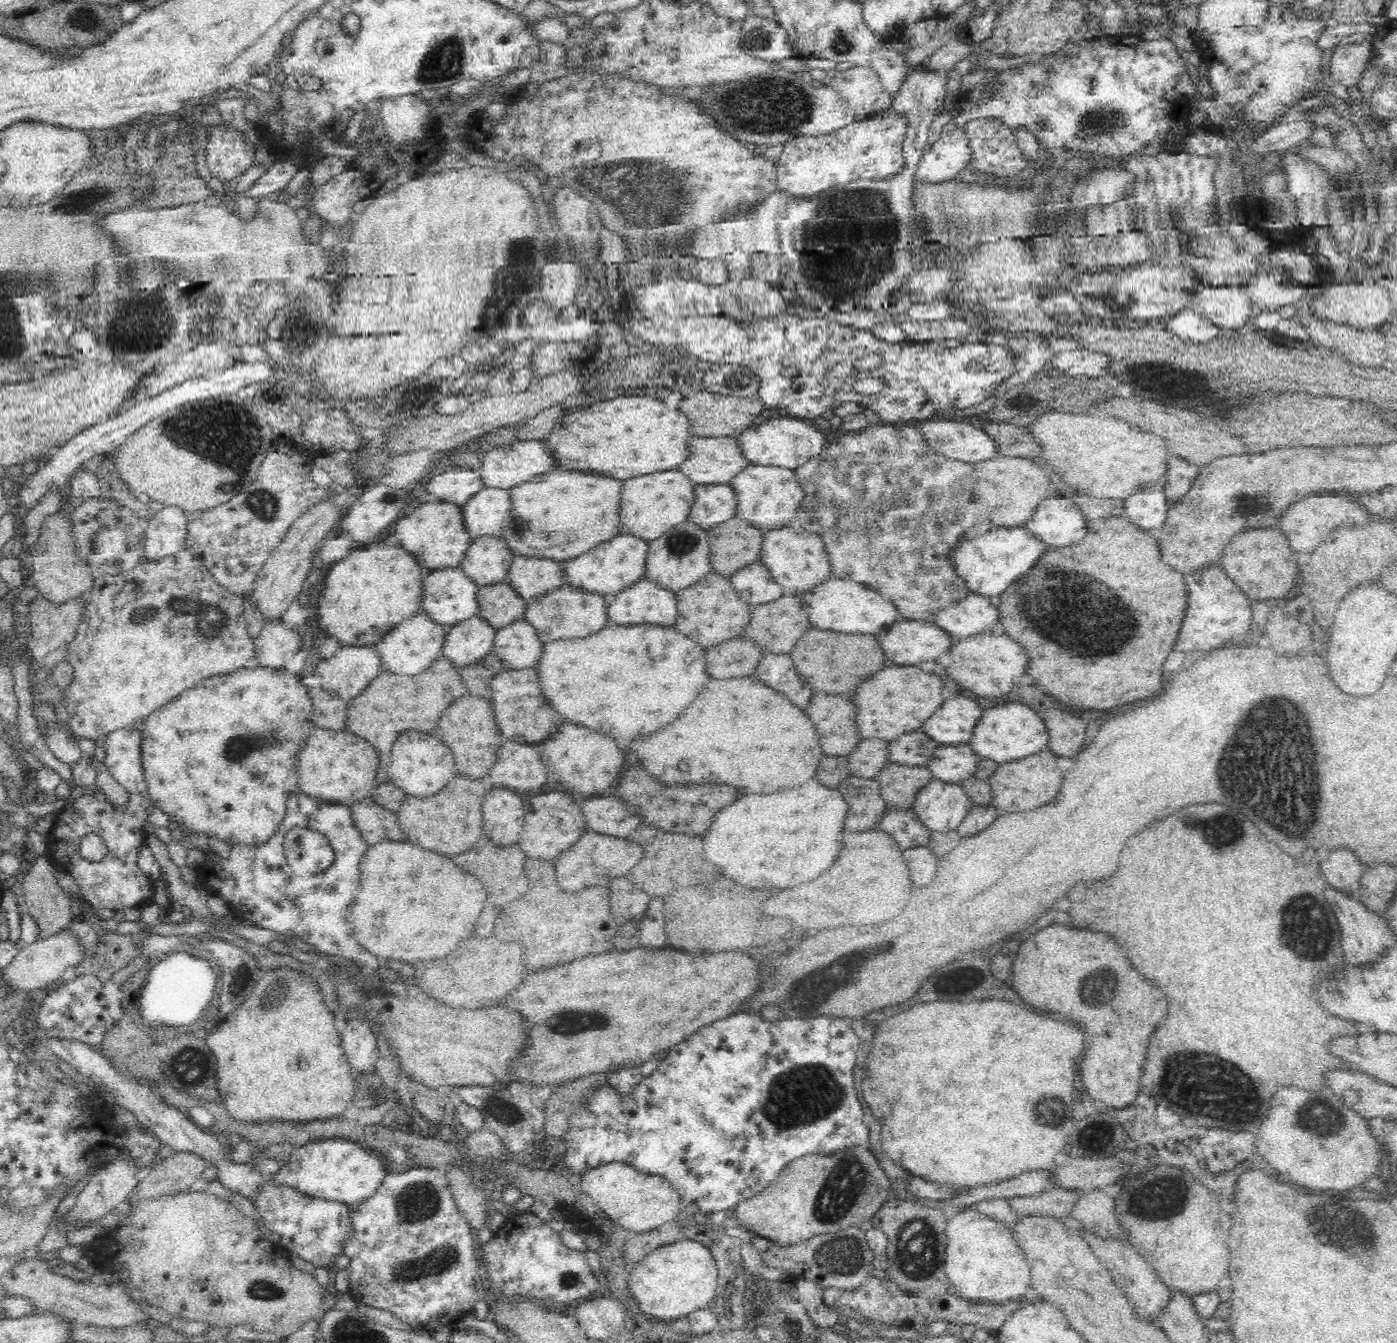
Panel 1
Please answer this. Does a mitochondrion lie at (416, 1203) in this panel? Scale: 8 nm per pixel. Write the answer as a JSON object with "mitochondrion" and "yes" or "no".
{"mitochondrion":"yes"}

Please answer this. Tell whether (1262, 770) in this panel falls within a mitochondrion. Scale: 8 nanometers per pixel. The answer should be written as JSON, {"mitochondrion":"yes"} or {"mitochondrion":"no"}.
{"mitochondrion":"yes"}

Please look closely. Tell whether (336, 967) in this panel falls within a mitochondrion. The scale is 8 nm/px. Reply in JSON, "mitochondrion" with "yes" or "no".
{"mitochondrion":"no"}

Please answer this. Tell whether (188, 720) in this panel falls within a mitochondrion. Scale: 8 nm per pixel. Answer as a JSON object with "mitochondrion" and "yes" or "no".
{"mitochondrion":"no"}

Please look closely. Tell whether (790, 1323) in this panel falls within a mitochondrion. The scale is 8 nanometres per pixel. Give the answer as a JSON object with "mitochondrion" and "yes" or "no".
{"mitochondrion":"yes"}

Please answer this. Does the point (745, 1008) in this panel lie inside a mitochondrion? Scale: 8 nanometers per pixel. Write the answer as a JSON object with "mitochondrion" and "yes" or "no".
{"mitochondrion":"no"}

